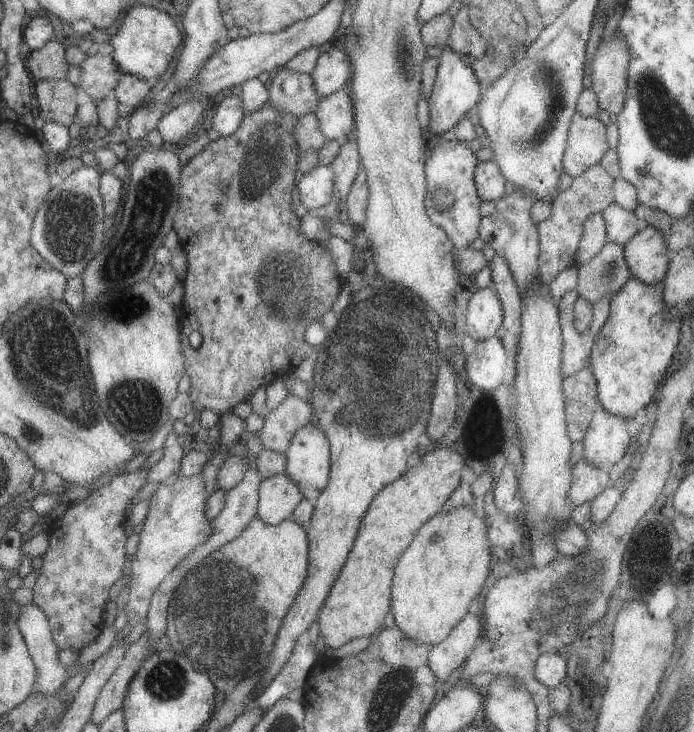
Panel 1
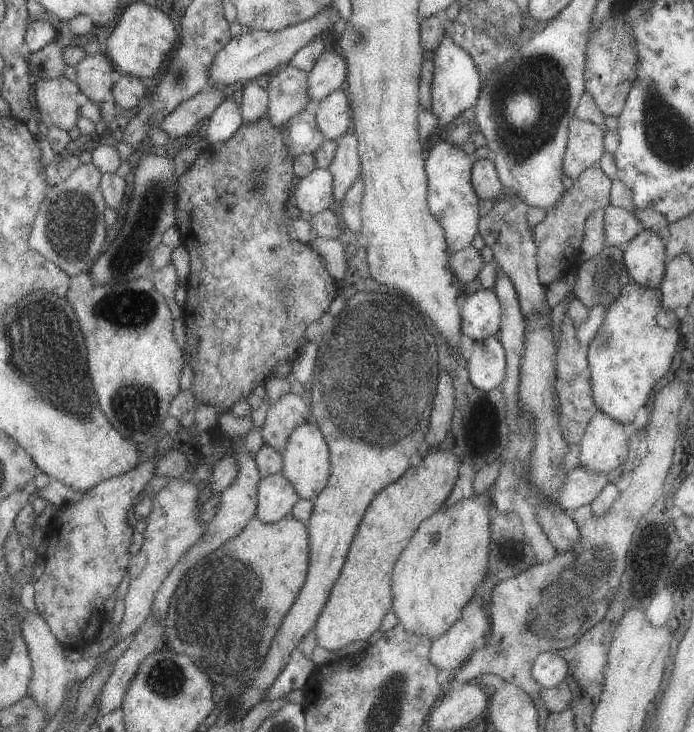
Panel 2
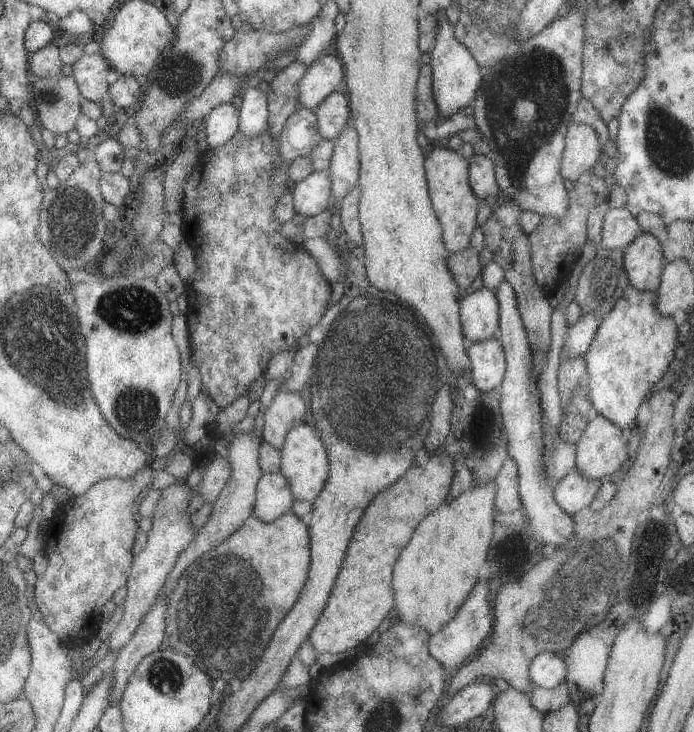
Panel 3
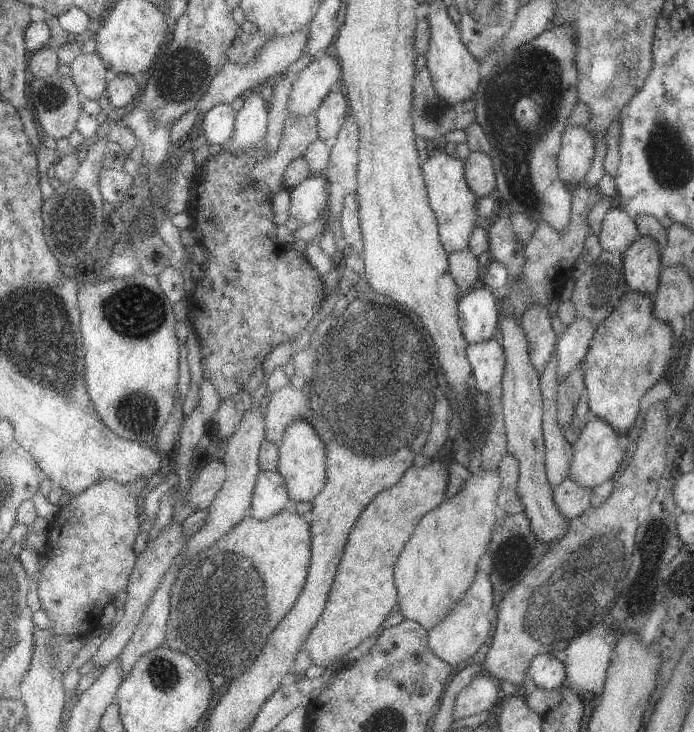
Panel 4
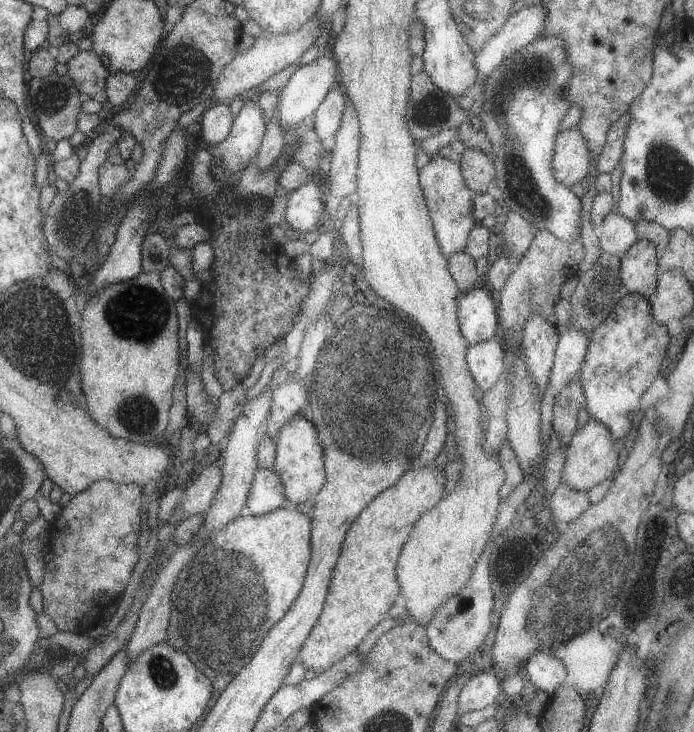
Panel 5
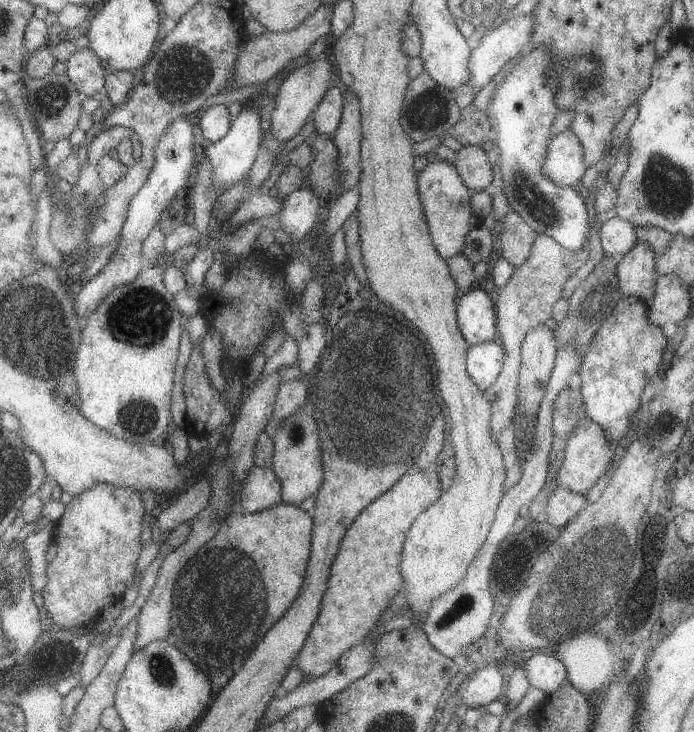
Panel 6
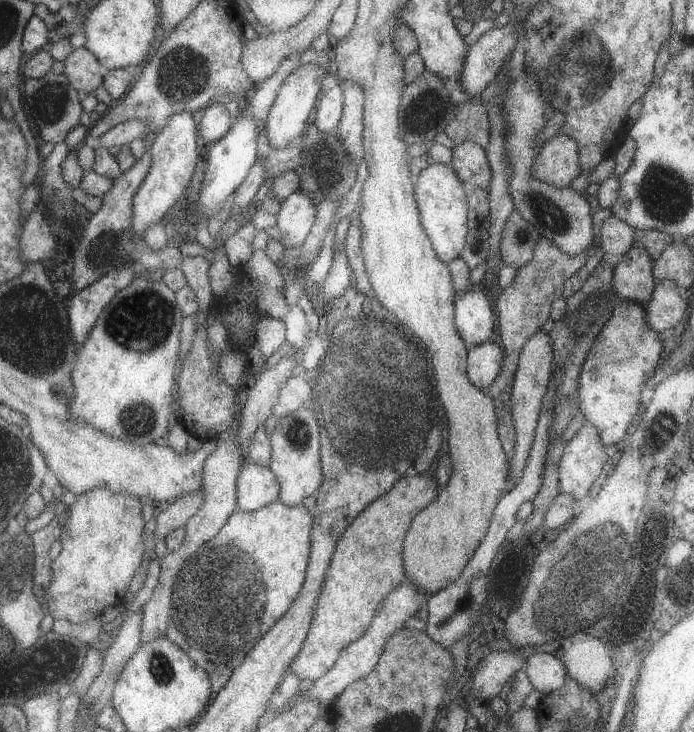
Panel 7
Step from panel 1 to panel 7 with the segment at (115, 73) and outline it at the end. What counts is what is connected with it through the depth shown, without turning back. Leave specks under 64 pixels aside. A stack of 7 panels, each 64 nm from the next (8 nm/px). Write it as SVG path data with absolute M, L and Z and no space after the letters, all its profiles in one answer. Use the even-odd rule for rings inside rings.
M85 48L73 50L65 60L63 60L63 74L69 80L71 88L81 94L89 96L95 94L99 86L103 86L103 76L109 72L105 66L97 62L93 54L89 54Z

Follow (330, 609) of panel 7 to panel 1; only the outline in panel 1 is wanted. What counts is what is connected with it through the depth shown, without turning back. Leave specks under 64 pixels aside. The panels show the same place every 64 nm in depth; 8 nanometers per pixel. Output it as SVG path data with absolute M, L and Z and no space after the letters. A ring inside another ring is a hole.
M433 446L433 450L421 456L419 464L407 468L371 500L349 556L317 614L325 646L341 648L351 640L371 638L383 628L383 620L391 612L391 568L399 562L399 556L407 550L421 524L441 512L441 506L461 484L459 476L463 468L465 462L455 450Z

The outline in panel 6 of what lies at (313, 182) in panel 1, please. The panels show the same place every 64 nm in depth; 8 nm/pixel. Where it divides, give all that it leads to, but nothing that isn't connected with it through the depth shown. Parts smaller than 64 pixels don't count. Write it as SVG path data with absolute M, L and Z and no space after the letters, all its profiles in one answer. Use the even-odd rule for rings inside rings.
M299 188L281 200L281 210L275 218L291 242L301 244L319 220L321 208L321 200L309 188Z

